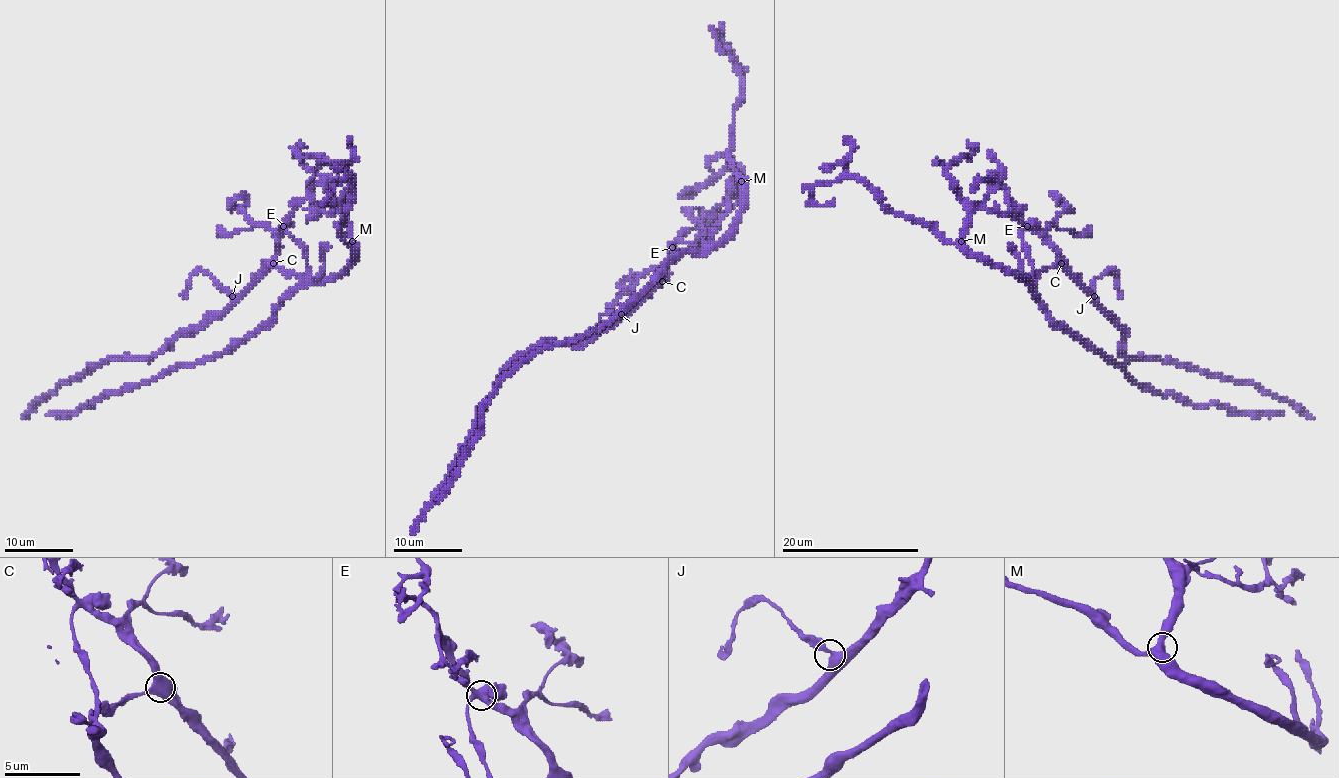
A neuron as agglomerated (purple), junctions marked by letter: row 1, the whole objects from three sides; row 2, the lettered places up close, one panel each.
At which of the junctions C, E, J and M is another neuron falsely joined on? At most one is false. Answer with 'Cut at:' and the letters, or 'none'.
Cut at: E

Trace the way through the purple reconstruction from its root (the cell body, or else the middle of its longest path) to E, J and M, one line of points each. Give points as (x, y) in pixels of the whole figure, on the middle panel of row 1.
E: (673, 262), (666, 269), (664, 278), (673, 247)
J: (673, 262), (662, 278), (633, 307), (621, 314)
M: (673, 262), (688, 250), (716, 245), (728, 233), (741, 204), (741, 181)

